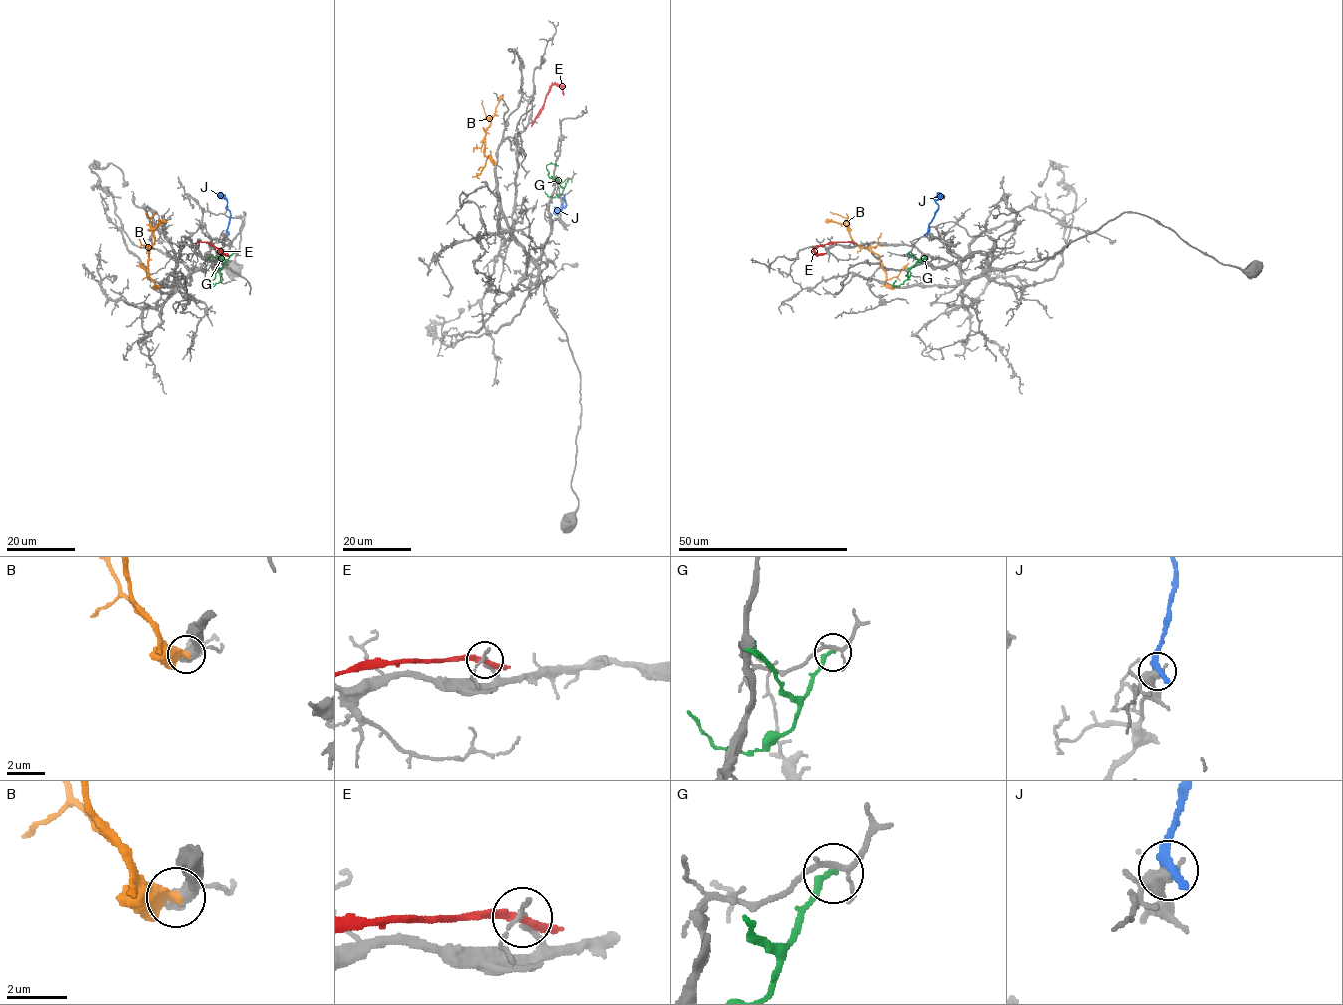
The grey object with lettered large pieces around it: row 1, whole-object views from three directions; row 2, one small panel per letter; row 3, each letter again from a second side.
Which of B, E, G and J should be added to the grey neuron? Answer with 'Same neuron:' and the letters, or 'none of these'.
Same neuron: B

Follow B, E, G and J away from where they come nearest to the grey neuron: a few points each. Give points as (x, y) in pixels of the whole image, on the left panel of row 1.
B: (159, 286), (149, 274), (149, 248), (154, 239), (150, 219), (145, 211)
E: (197, 242), (207, 242), (227, 253)
G: (233, 252), (215, 274), (210, 286), (222, 280)
J: (227, 233), (231, 212), (227, 200), (217, 194)

